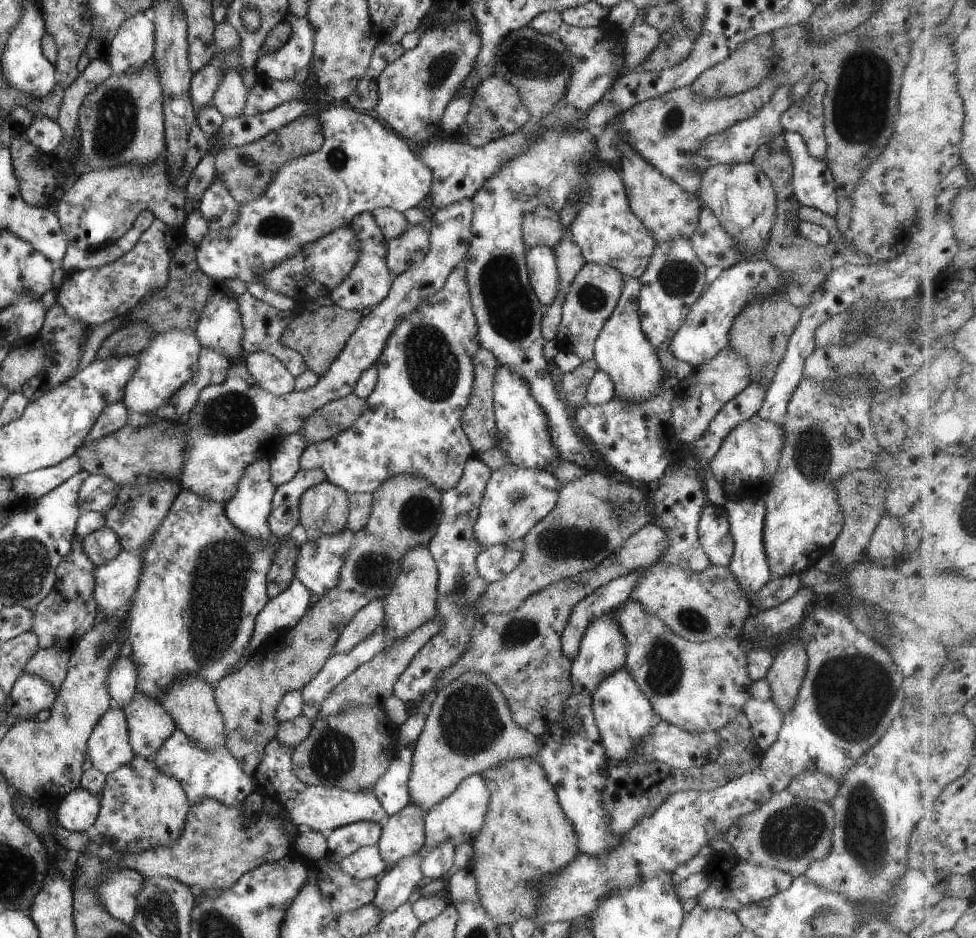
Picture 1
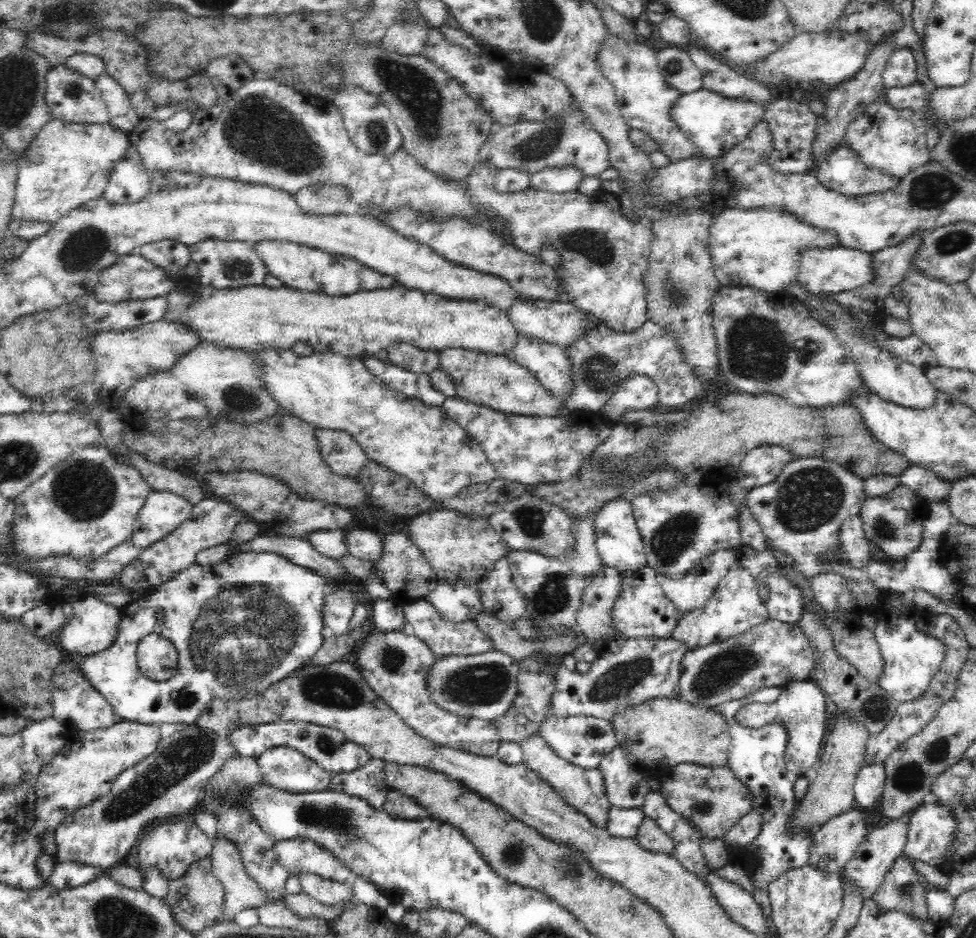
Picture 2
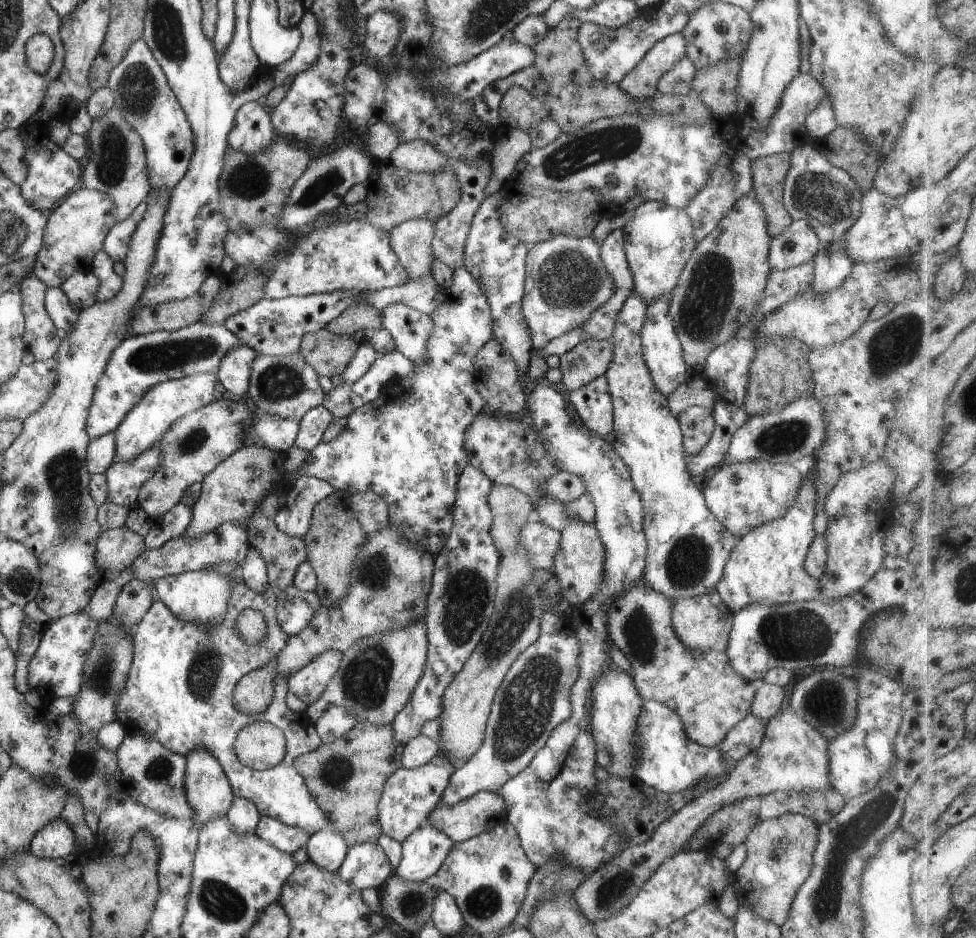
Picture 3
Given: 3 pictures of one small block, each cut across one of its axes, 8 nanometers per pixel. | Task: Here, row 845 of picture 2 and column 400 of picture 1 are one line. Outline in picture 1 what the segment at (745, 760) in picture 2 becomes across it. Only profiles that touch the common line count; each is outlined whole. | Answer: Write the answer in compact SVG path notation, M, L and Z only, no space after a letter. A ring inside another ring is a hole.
M404 747L395 754L396 756L389 762L387 769L379 776L371 790L387 816L392 816L400 811L408 796L406 785L412 762L412 752Z

